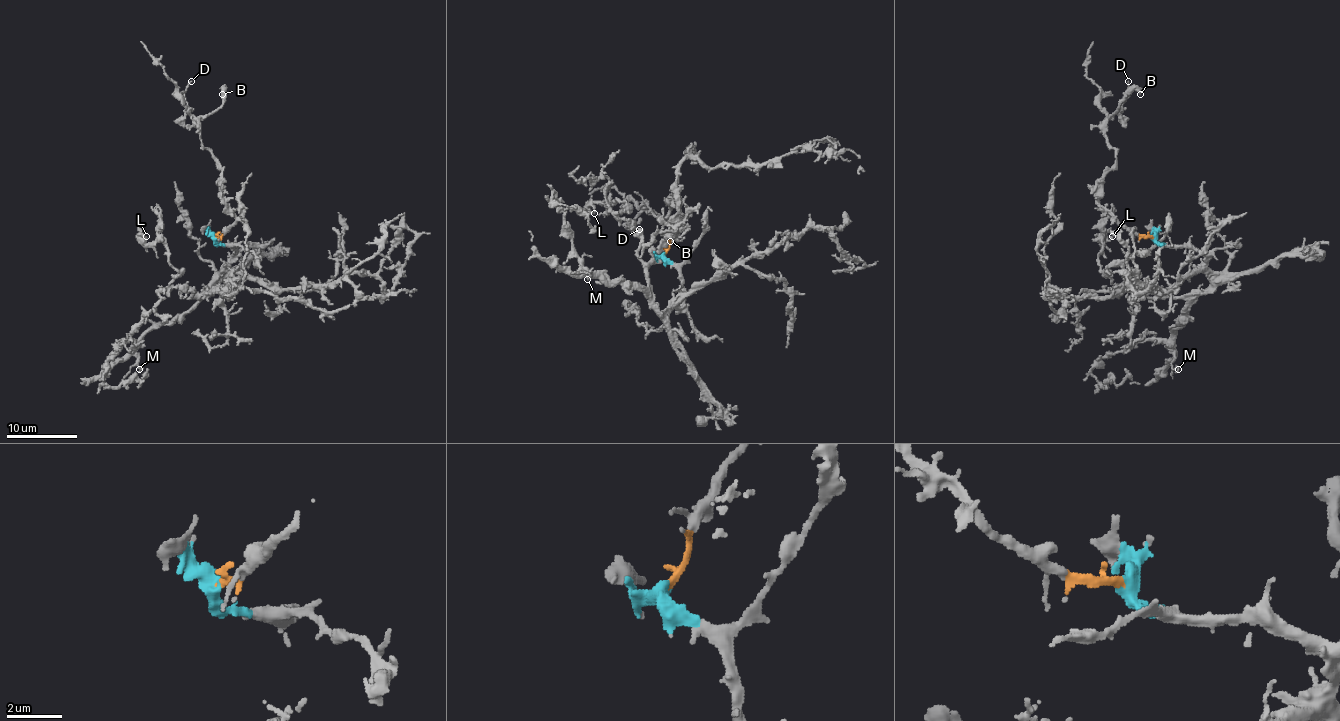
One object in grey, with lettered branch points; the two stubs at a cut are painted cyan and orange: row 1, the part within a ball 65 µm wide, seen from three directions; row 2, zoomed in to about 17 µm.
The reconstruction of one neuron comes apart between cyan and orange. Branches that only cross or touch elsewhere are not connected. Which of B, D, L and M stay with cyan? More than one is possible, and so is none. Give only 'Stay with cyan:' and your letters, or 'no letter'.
Stay with cyan: L, M

